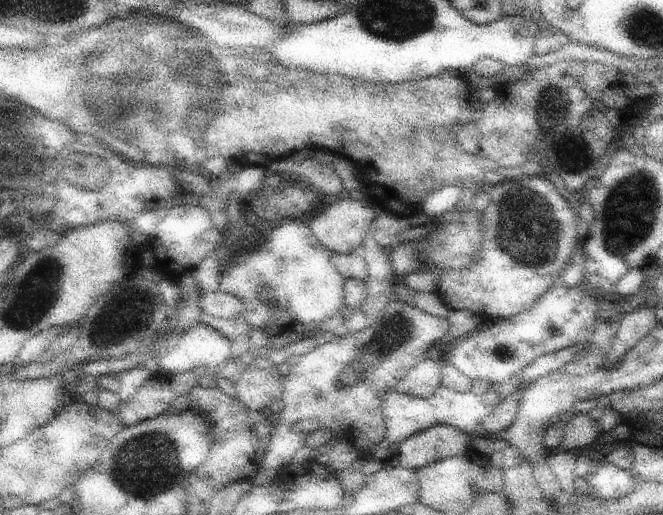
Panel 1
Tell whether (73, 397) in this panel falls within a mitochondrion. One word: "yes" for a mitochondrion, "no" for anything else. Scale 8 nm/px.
no

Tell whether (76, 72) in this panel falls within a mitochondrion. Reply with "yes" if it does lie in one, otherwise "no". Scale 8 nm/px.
no

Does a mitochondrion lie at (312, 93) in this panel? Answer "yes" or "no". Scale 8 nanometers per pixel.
no

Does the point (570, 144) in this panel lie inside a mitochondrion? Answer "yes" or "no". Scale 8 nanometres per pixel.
yes

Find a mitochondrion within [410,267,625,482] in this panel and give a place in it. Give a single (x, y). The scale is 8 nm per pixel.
(502, 351)

